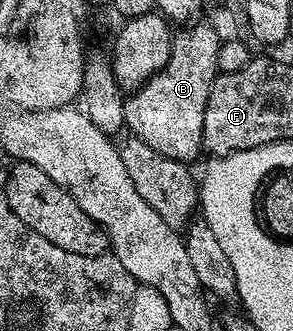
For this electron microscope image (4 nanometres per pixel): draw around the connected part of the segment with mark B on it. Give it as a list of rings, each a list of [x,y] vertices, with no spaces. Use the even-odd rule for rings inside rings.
[[[196,23],[174,34],[167,65],[155,72],[148,83],[136,88],[130,94],[133,96],[125,99],[125,127],[128,134],[139,137],[139,141],[147,141],[155,153],[186,165],[192,164],[192,159],[203,151],[203,113],[207,109],[207,97],[211,93],[213,80],[219,74],[217,54],[222,45],[211,24]]]

